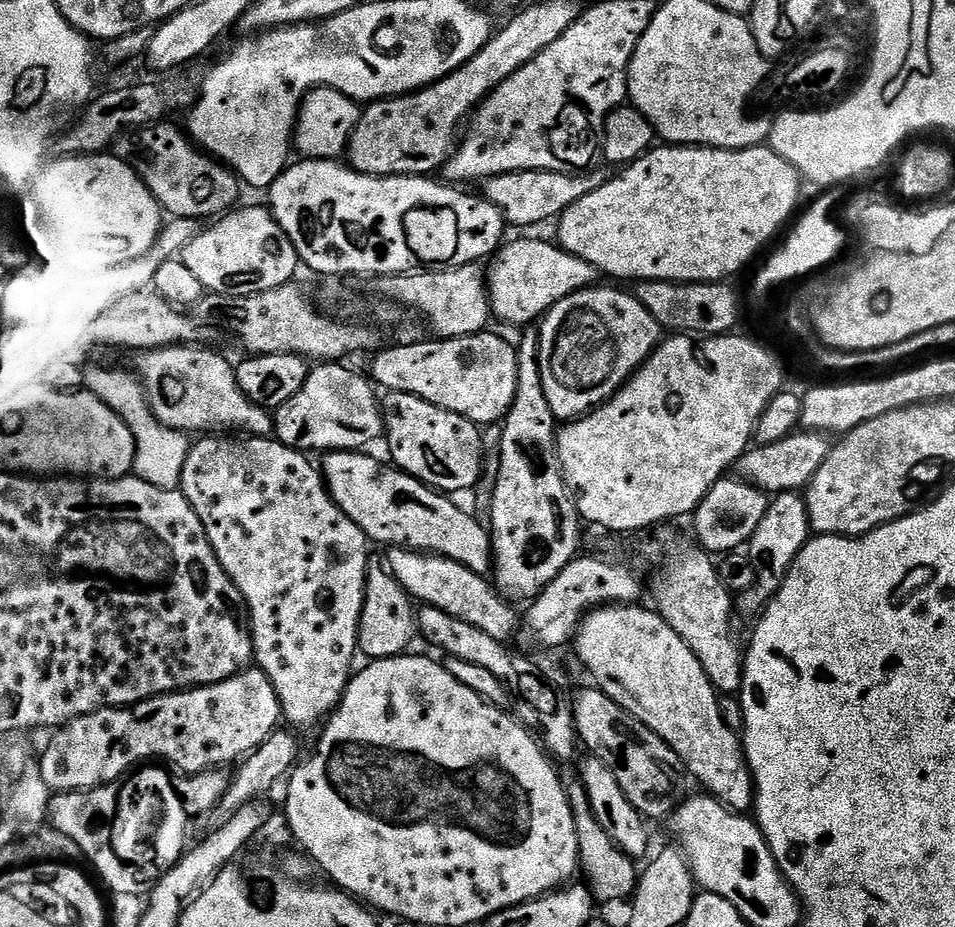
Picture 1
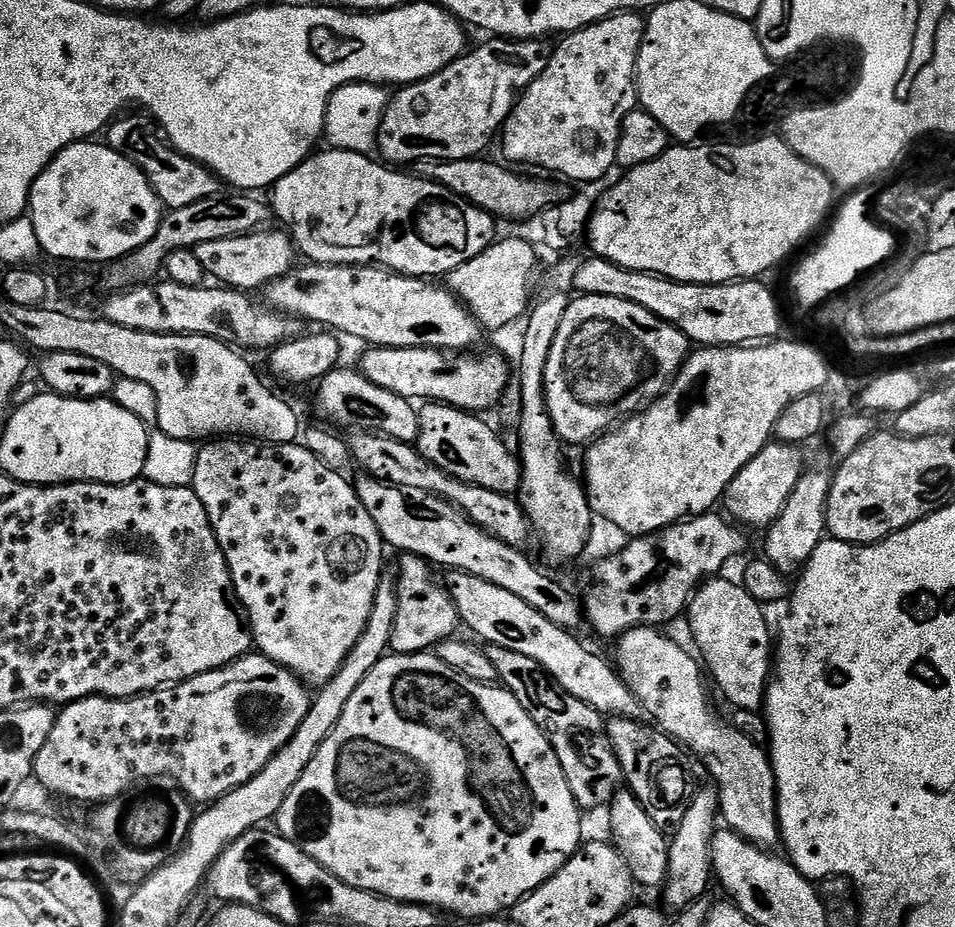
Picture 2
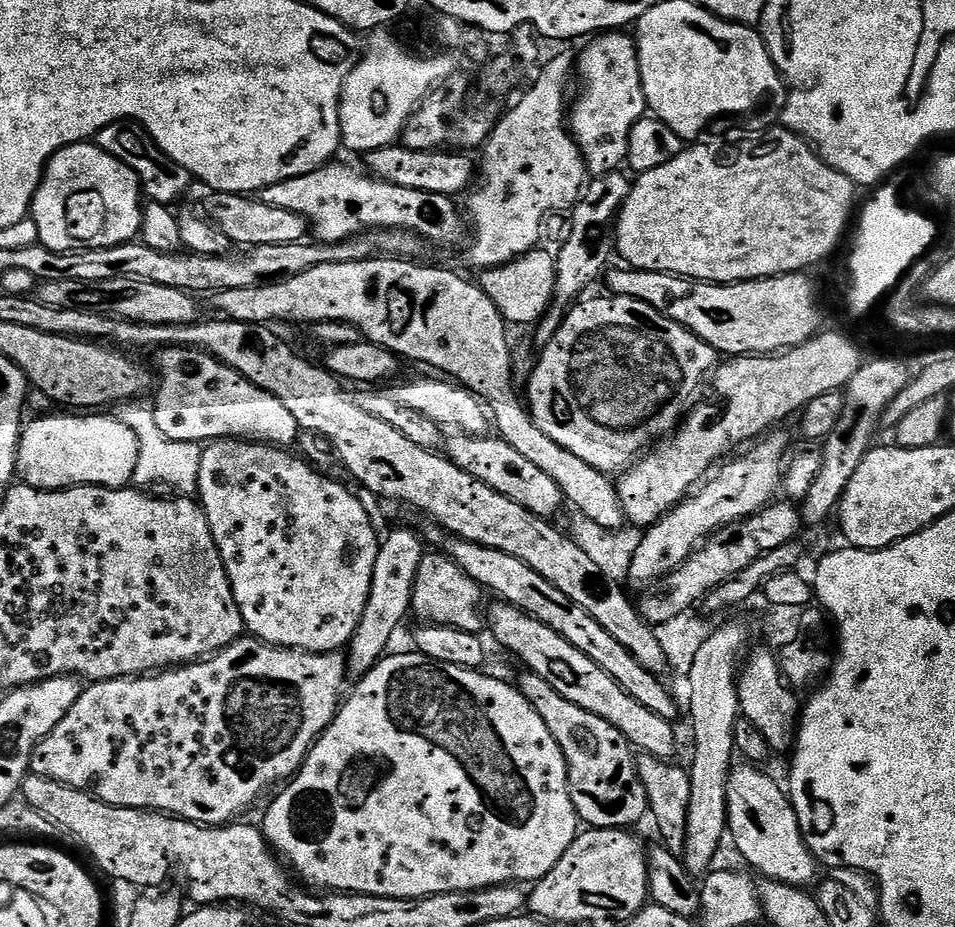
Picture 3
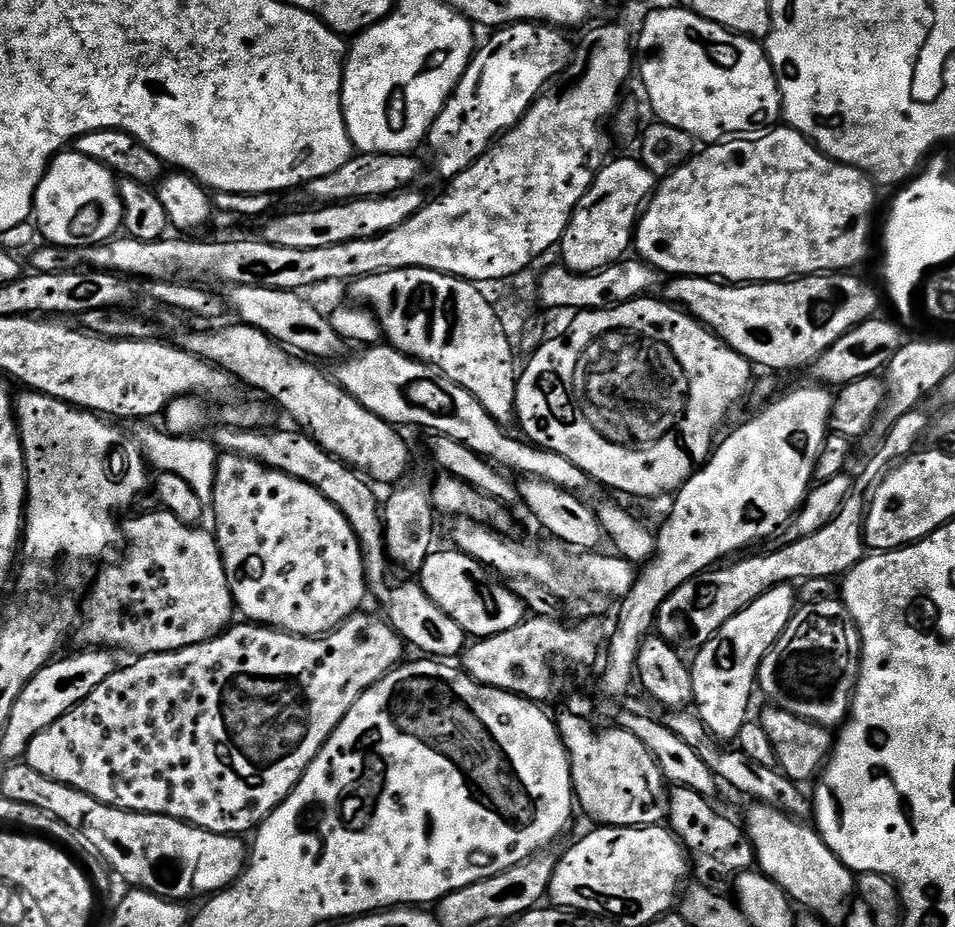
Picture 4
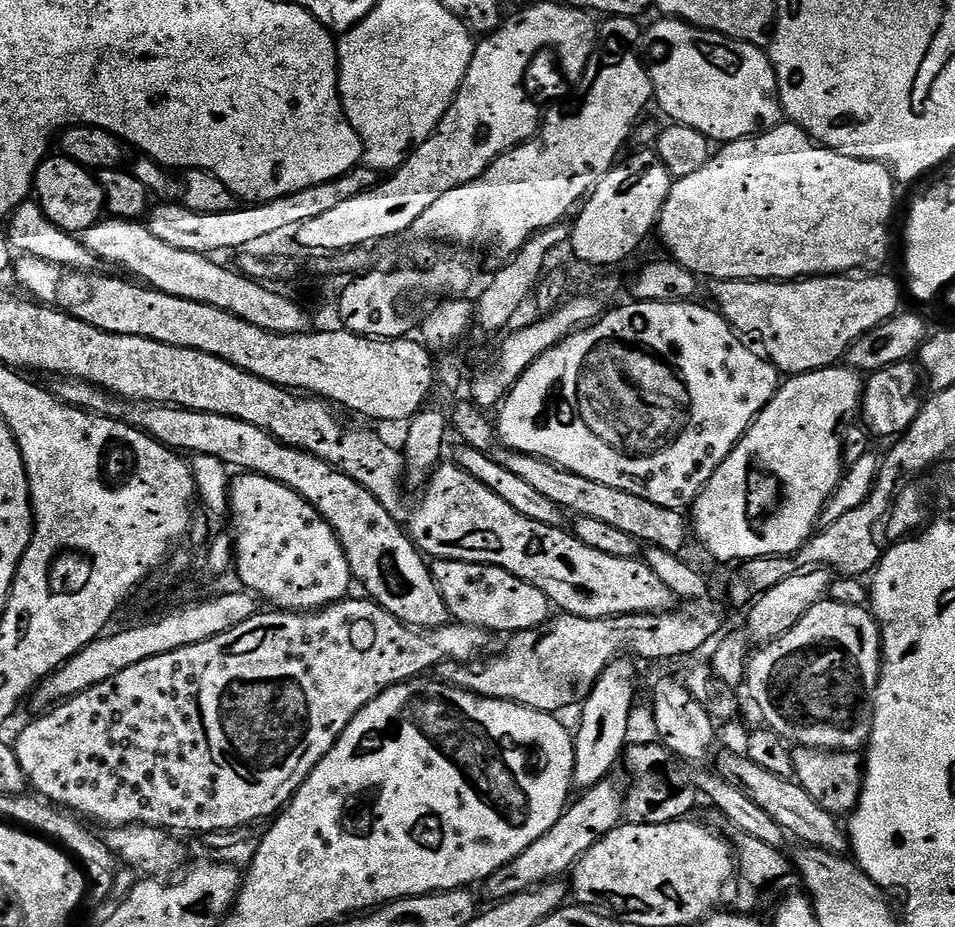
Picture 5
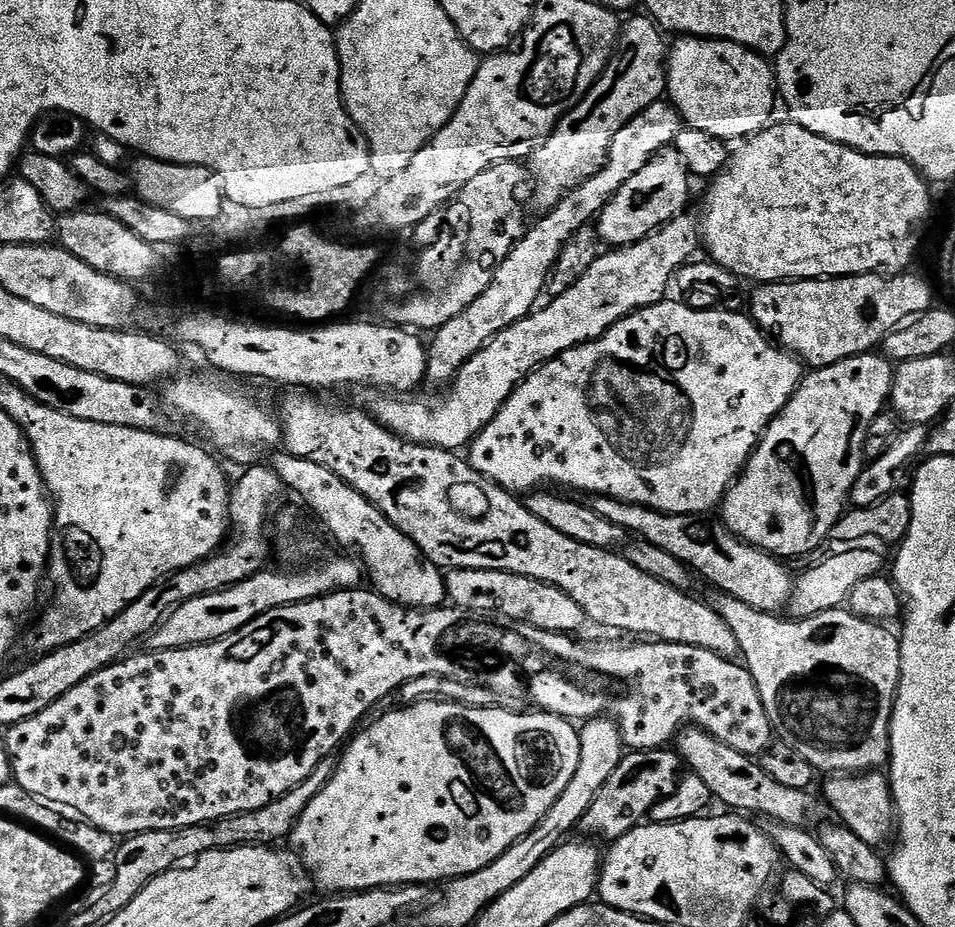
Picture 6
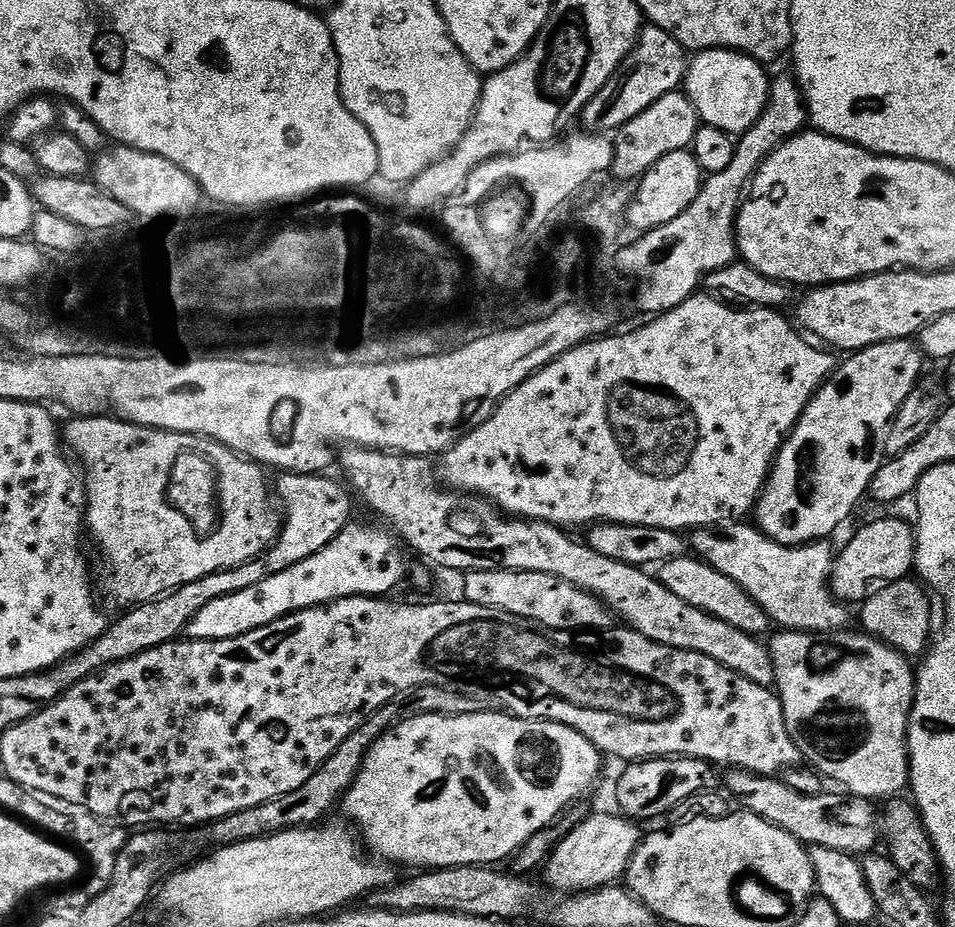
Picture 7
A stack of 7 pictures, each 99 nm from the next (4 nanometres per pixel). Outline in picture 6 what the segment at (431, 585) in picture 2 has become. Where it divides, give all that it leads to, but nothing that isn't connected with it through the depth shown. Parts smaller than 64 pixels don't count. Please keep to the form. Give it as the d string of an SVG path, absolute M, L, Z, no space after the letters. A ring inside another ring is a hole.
M453 568L447 573L447 599L457 608L468 612L497 612L506 618L538 626L538 630L576 634L586 617L582 606L560 588L513 572L498 570L466 570Z

